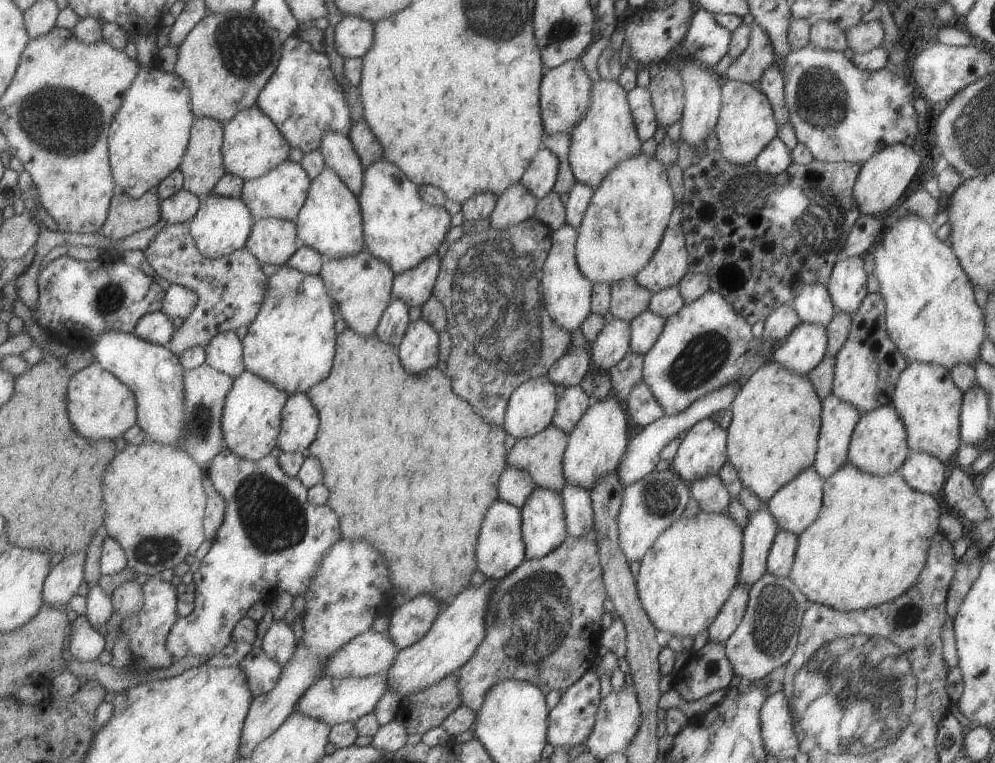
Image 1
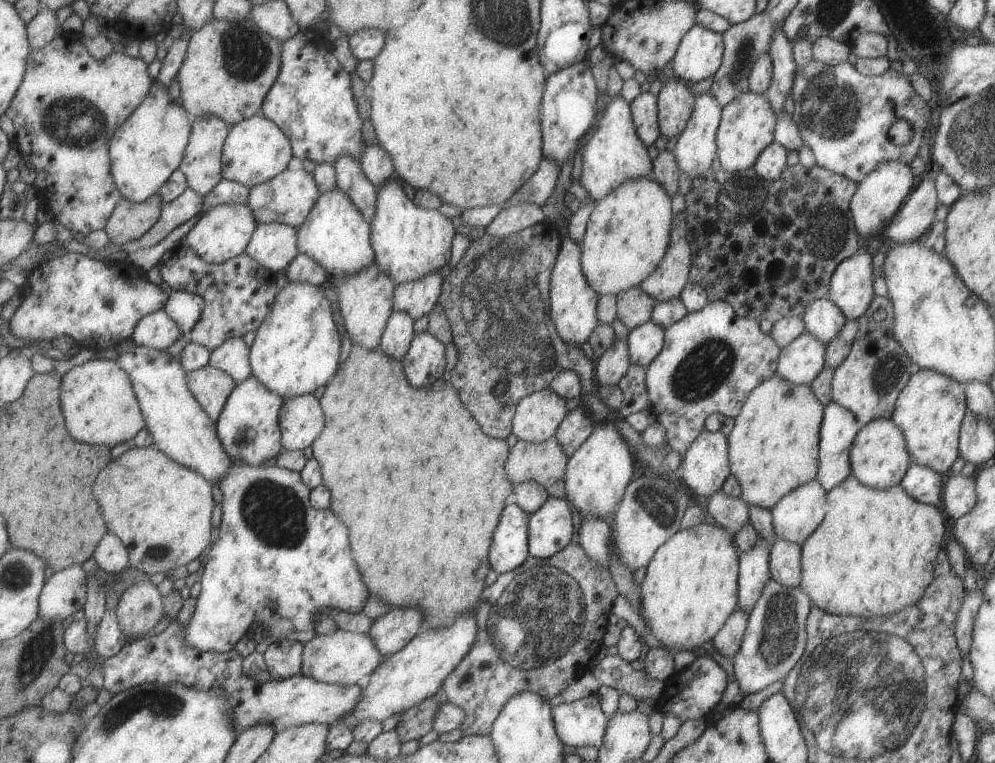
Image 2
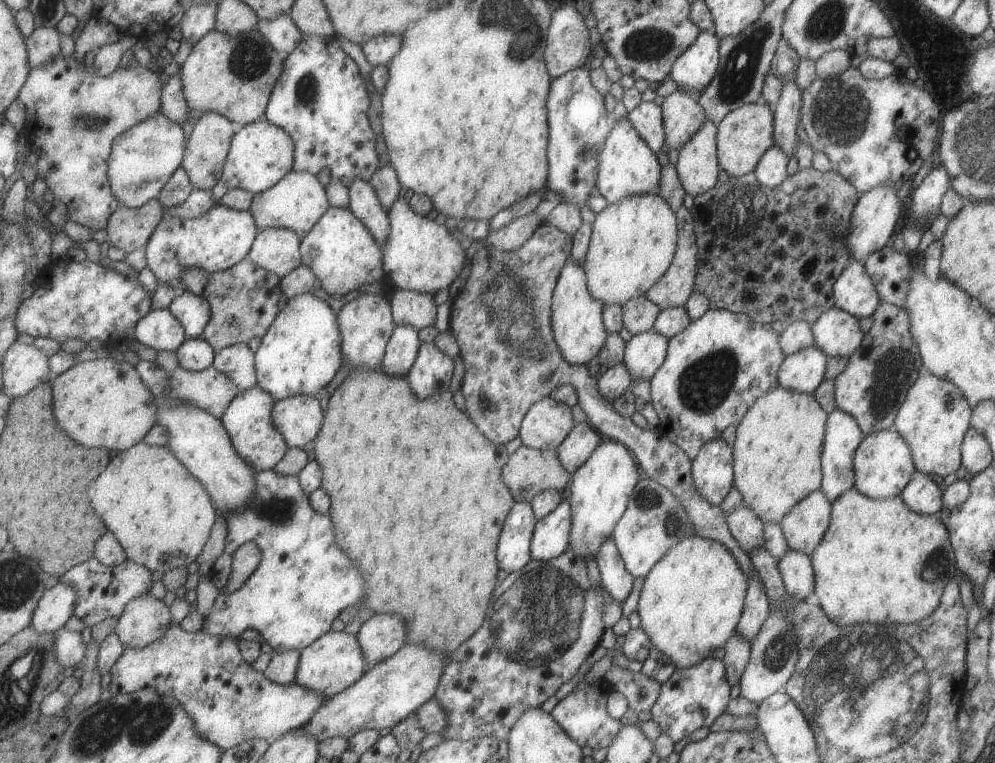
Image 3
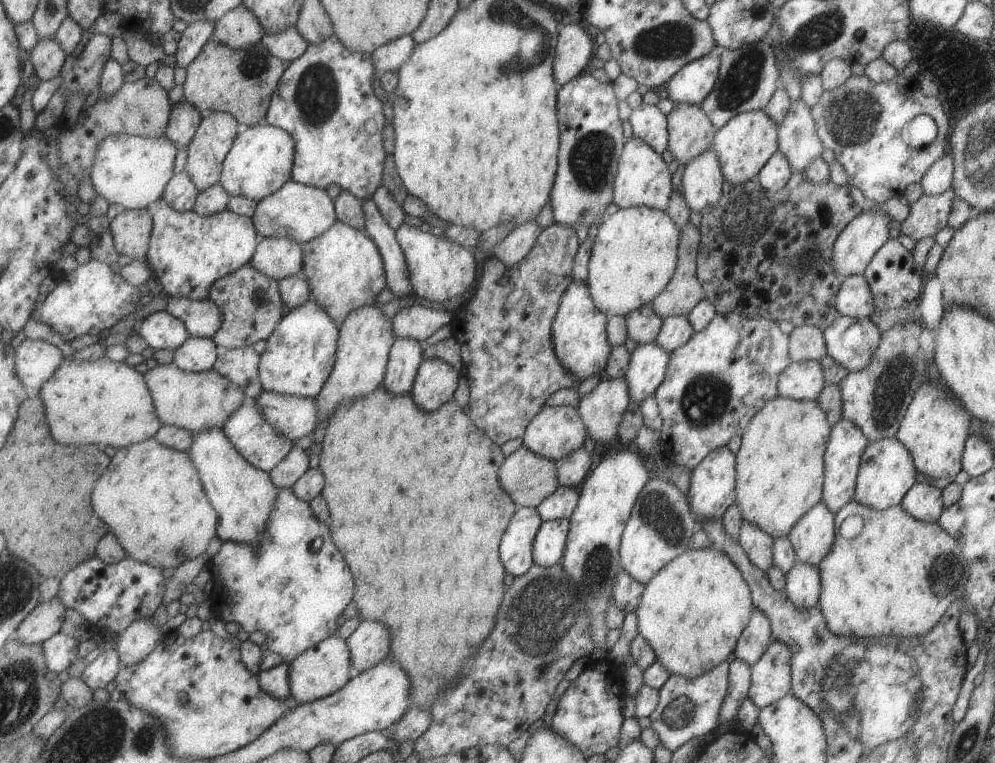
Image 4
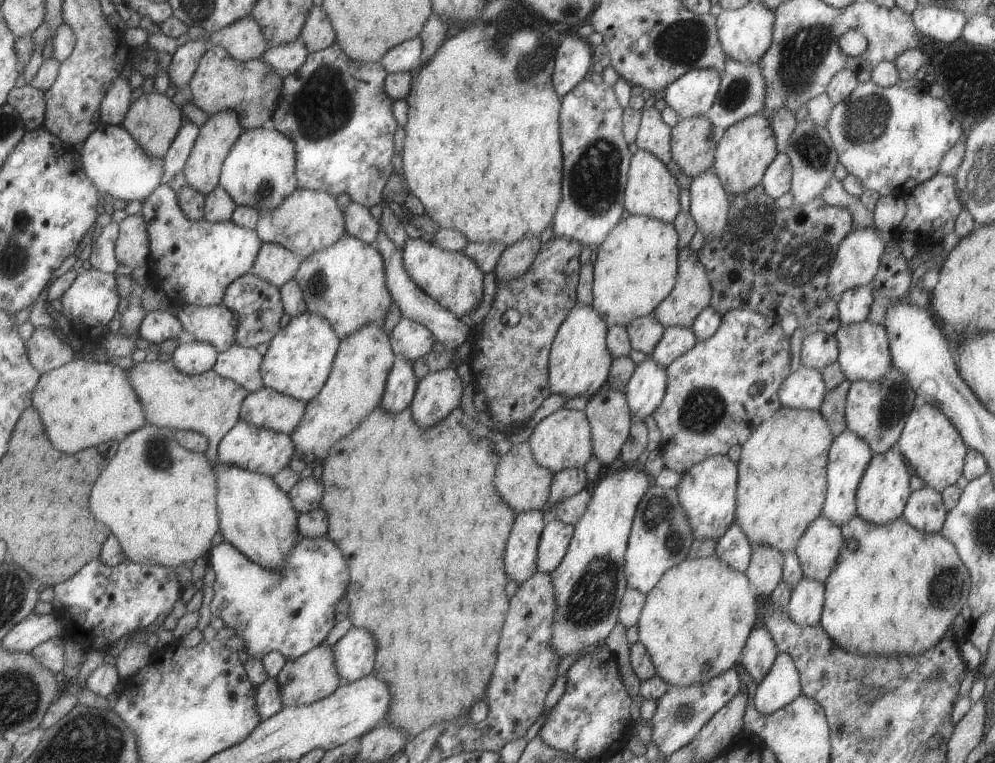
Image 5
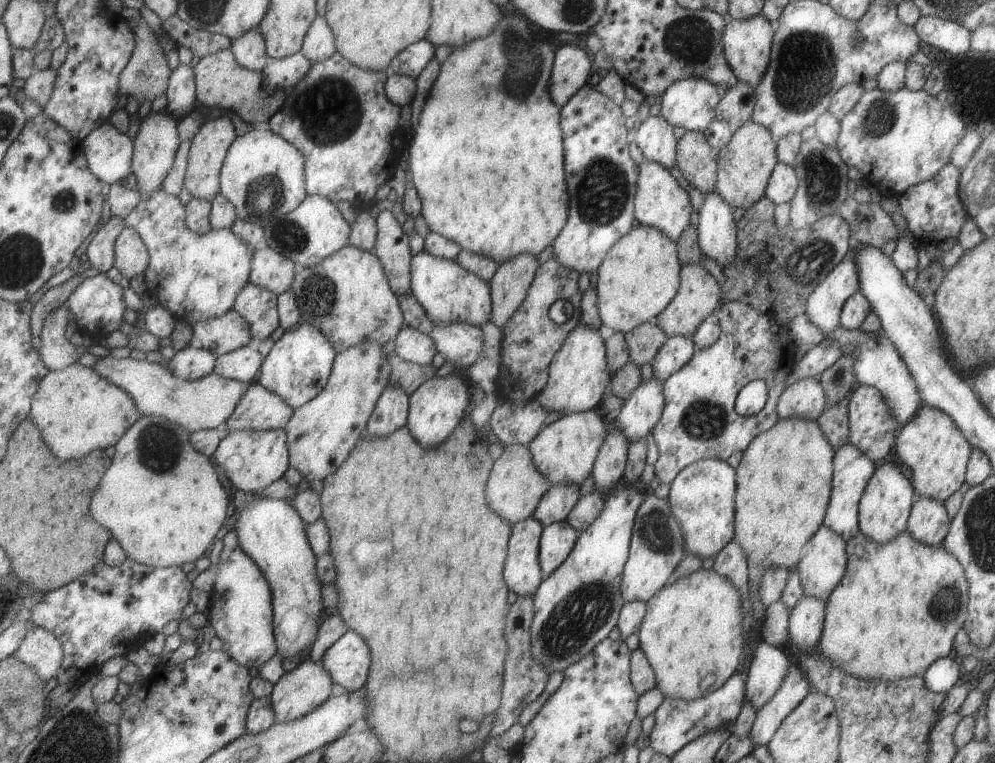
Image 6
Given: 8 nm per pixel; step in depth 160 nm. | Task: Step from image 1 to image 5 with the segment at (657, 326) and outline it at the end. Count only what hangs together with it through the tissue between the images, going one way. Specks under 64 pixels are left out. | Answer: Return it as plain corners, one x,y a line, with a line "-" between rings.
647,356
636,365
624,392
631,423
643,423
645,417
653,414
662,401
665,387
665,369
653,359

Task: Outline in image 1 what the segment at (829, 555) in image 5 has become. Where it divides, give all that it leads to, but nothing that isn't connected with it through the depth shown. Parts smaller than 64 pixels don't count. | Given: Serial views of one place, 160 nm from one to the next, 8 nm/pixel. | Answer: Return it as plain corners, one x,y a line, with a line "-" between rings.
811,466
773,494
766,505
779,530
798,536
818,517
823,481

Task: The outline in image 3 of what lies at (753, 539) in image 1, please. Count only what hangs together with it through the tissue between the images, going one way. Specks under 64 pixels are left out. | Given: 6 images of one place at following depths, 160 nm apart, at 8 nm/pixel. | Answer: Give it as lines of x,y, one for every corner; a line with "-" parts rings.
755,570
747,579
747,590
744,598
744,607
736,626
736,634
749,644
757,636
764,620
770,615
768,598

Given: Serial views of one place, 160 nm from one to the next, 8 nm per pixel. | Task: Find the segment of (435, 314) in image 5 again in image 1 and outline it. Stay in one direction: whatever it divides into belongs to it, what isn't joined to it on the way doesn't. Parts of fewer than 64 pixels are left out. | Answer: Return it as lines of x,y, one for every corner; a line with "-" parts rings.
324,132
318,151
323,155
324,166
331,169
357,198
363,186
364,168
350,140
341,133

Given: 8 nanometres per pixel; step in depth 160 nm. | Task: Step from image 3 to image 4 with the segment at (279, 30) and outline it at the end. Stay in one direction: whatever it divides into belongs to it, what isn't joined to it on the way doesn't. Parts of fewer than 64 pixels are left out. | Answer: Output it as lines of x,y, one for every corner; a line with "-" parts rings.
294,26
283,29
277,34
264,33
260,43
271,56
282,60
285,64
299,58
308,45

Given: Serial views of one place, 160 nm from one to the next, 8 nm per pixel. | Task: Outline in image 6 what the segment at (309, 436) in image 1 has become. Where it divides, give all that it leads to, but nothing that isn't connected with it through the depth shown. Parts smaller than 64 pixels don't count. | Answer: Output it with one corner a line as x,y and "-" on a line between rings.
253,382
249,384
247,392
240,398
221,430
229,432
283,429
292,412
293,409
276,394

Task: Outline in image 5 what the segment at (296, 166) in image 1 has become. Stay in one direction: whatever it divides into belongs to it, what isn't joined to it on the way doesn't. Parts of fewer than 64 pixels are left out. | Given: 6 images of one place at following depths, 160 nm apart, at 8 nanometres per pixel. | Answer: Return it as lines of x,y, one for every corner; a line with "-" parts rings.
296,188
276,209
258,213
254,230
262,243
282,246
302,260
317,249
331,246
346,232
344,228
344,216
334,196
323,191

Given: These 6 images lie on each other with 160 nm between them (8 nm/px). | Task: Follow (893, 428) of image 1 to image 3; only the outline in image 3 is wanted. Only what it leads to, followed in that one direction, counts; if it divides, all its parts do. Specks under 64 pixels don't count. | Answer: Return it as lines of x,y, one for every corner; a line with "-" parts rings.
893,428
875,431
864,435
855,449
852,465
854,470
854,487
872,499
888,499
900,494
903,487
911,480
914,467
909,446

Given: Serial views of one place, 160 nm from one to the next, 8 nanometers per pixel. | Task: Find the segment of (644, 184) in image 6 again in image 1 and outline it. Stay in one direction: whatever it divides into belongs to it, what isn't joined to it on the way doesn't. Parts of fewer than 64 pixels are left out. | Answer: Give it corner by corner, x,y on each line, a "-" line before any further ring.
600,78
597,82
592,82
591,94
592,100
585,116
569,132
571,142
568,163
574,179
595,190
618,163
641,153
642,141
635,130
626,92
616,80
606,81

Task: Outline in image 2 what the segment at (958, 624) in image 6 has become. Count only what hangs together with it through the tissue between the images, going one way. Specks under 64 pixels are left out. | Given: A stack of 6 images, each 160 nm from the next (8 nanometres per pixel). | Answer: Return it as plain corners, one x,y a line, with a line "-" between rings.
853,475
826,492
826,510
819,526
805,539
800,552
800,586
816,606
826,613
854,617
879,617
913,606
934,577
937,553
946,536
941,512
933,505
914,501
895,485
875,490
862,485

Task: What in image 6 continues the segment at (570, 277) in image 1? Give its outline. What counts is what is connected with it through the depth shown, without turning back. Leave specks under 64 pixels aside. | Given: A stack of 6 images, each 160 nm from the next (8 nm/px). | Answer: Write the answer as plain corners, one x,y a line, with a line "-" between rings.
577,324
565,337
561,348
553,355
548,366
548,379
534,399
547,414
559,412
570,415
598,409
605,390
609,388
611,375
606,365
606,352
599,331

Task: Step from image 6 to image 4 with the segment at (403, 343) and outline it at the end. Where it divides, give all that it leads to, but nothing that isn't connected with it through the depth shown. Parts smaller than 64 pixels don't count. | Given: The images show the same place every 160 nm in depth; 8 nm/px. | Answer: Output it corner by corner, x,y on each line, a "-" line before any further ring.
411,304
398,310
392,319
392,333
395,339
413,339
423,344
438,328
452,319
453,312
439,311

